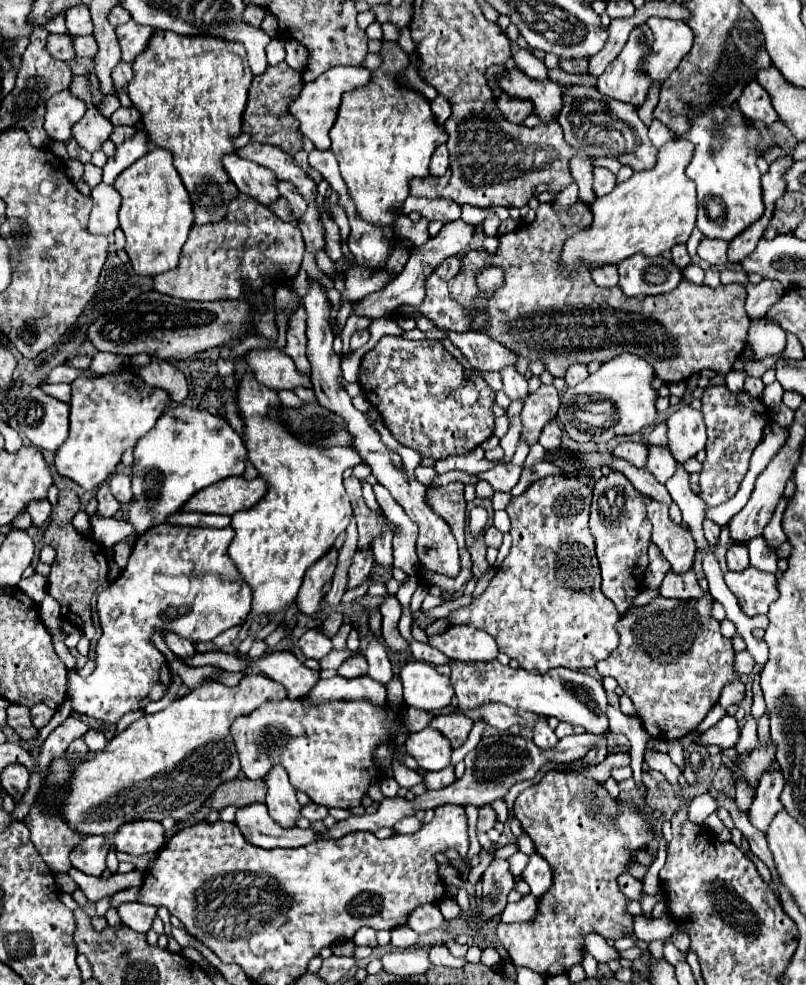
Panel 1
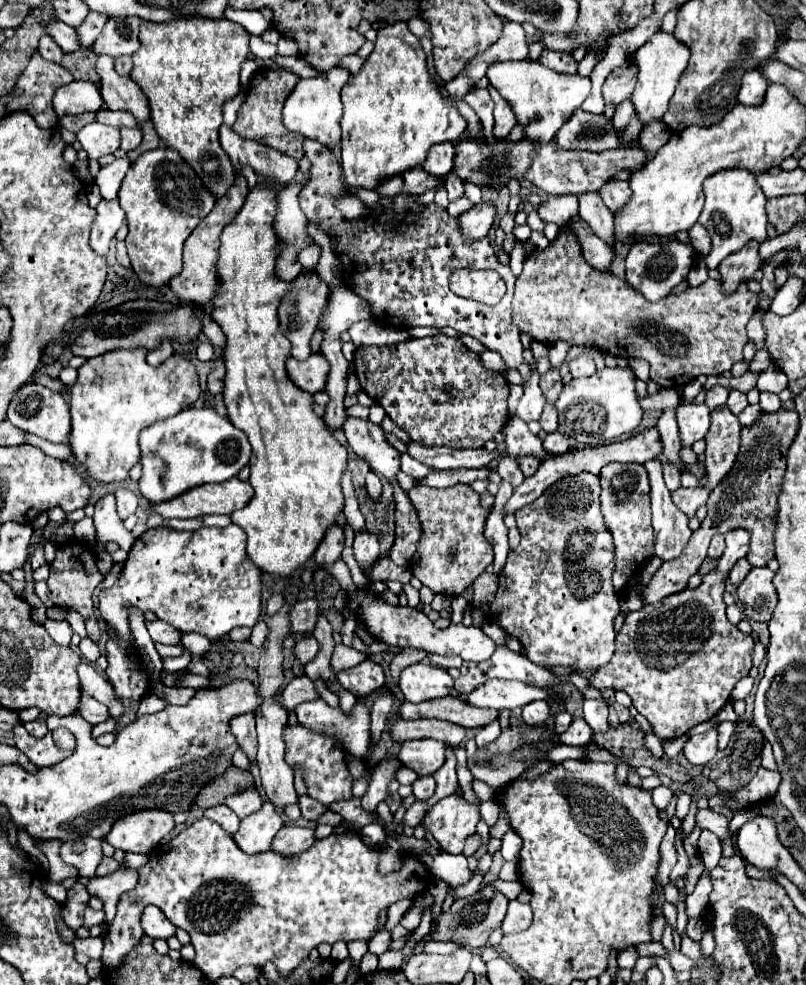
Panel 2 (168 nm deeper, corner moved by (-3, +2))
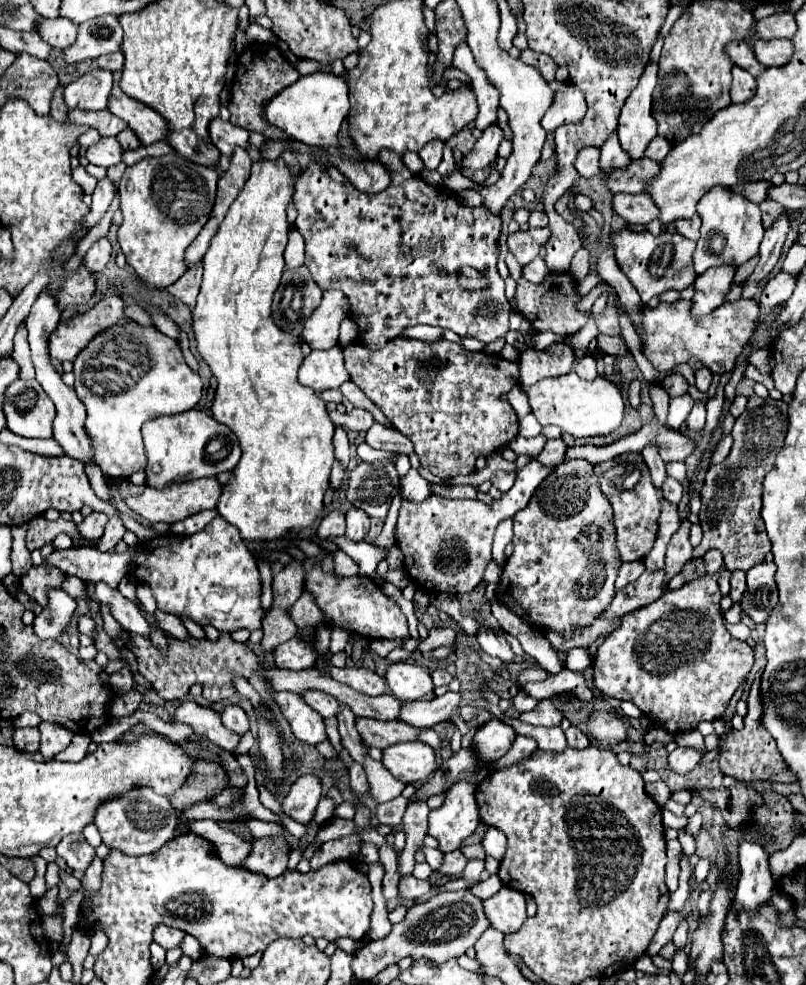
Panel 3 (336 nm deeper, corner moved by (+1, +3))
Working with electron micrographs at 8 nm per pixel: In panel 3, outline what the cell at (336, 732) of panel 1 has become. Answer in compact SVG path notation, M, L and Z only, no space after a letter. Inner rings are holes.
M227 705L223 711L221 711L221 721L227 729L243 735L247 729L249 729L249 719L245 715L245 711L239 707L239 705Z

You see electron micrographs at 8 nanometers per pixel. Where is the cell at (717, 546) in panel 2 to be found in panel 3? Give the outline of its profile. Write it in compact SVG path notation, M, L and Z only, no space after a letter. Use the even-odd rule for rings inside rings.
M709 549L703 555L703 563L705 563L707 573L717 573L721 569L721 565L723 565L723 555L717 549Z

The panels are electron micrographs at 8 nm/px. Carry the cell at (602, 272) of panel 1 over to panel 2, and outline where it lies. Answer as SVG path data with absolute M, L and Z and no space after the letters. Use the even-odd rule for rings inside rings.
M579 216L571 218L569 224L577 228L575 234L577 234L577 238L579 238L581 246L583 246L583 256L585 256L585 260L587 260L593 268L597 268L597 270L601 270L601 272L603 272L603 270L609 272L611 266L613 266L613 258L615 258L613 248L611 248L607 242L599 240Z

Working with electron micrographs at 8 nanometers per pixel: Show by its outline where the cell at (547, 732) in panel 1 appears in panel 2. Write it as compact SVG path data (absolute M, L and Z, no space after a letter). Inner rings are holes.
M539 700L539 702L531 702L523 706L523 722L527 726L535 726L535 728L545 728L545 722L551 716L551 708L547 704L547 700Z

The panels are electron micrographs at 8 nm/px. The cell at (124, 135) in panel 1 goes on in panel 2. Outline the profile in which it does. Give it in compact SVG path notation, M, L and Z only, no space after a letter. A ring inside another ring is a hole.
M137 126L135 128L123 128L121 130L121 148L125 152L135 150L139 144L141 144L141 130Z

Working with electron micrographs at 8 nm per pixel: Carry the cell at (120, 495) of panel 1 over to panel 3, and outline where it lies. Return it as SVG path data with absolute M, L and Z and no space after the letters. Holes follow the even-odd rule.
M111 517L109 523L107 523L107 527L105 527L103 537L97 541L95 547L97 547L99 551L111 551L111 549L117 545L117 541L123 539L125 531L127 531L127 529L123 527L123 521L121 521L119 517Z

